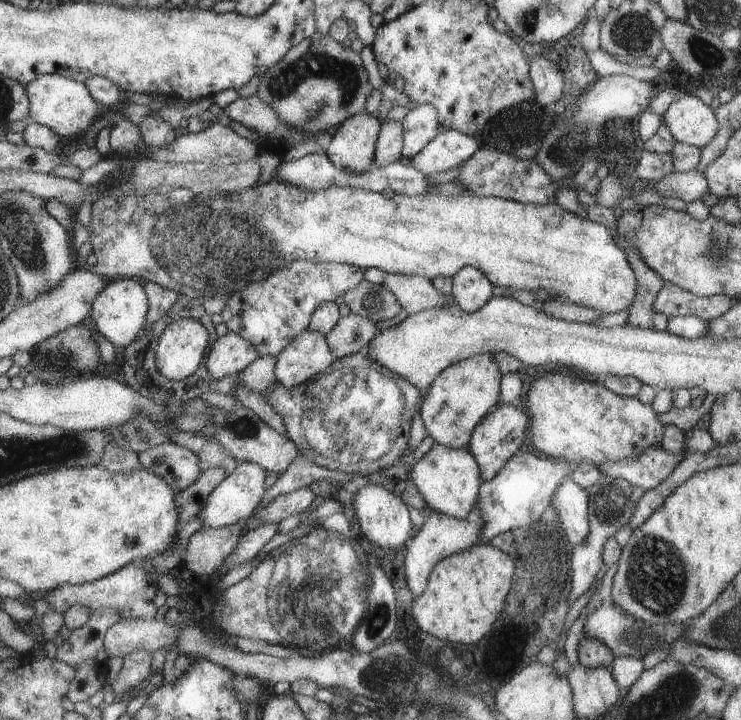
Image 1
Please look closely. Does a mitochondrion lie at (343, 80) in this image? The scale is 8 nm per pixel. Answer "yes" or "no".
yes

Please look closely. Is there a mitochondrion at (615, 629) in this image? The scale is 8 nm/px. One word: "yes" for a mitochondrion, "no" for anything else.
yes

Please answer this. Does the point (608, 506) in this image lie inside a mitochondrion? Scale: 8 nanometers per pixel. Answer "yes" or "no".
yes

